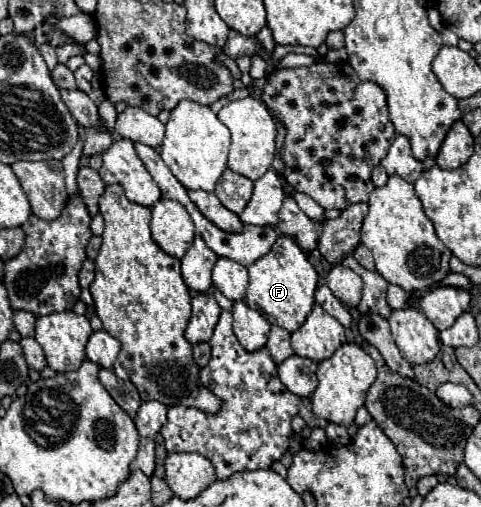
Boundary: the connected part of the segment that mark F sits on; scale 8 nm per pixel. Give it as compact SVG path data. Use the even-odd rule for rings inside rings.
M281 235L267 255L249 265L249 287L245 303L251 309L261 311L271 325L279 325L293 333L303 325L305 317L313 309L315 289L317 289L317 271L307 261L305 253L295 243L295 239Z

